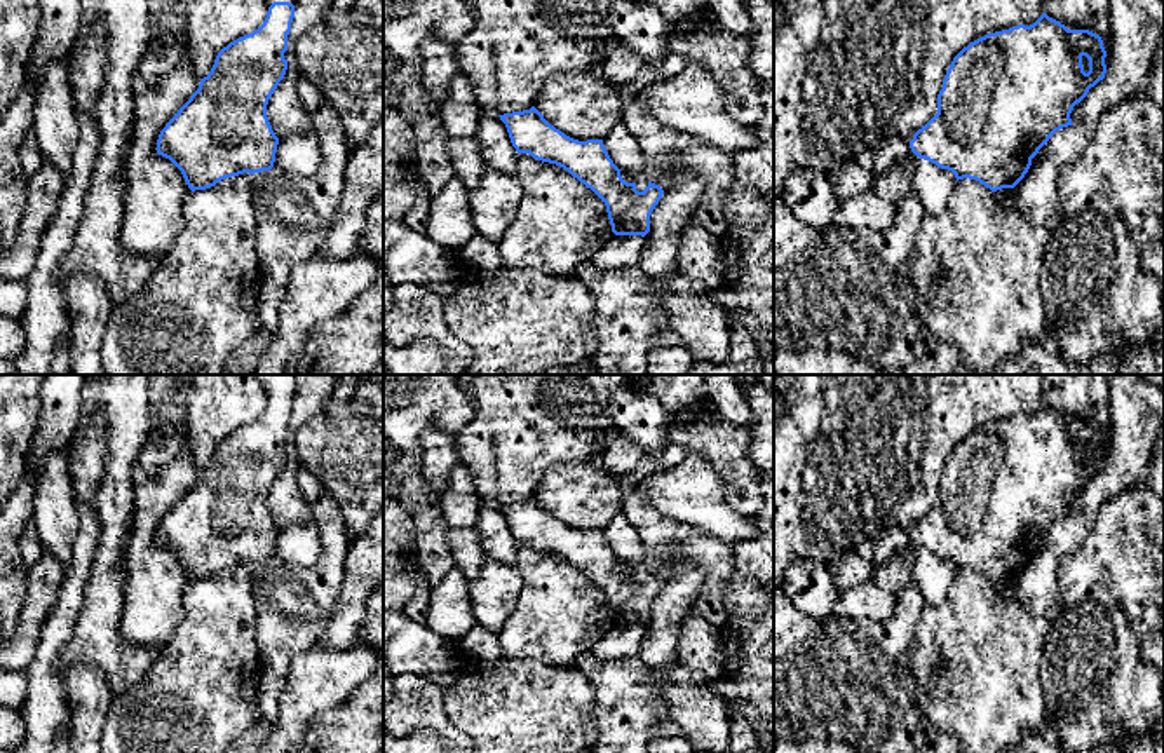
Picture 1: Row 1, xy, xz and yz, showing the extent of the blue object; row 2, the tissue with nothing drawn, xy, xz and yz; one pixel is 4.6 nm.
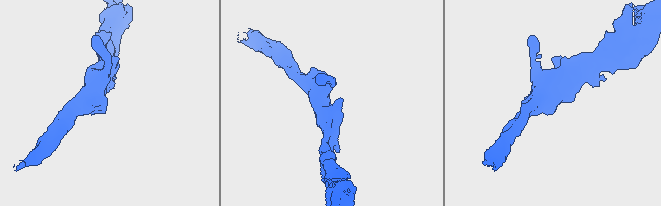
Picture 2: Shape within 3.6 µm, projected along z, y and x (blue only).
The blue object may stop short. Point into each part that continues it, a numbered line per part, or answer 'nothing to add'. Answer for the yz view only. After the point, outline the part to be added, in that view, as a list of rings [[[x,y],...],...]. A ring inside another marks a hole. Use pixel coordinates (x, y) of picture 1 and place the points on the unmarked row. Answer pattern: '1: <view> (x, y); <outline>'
nothing to add

